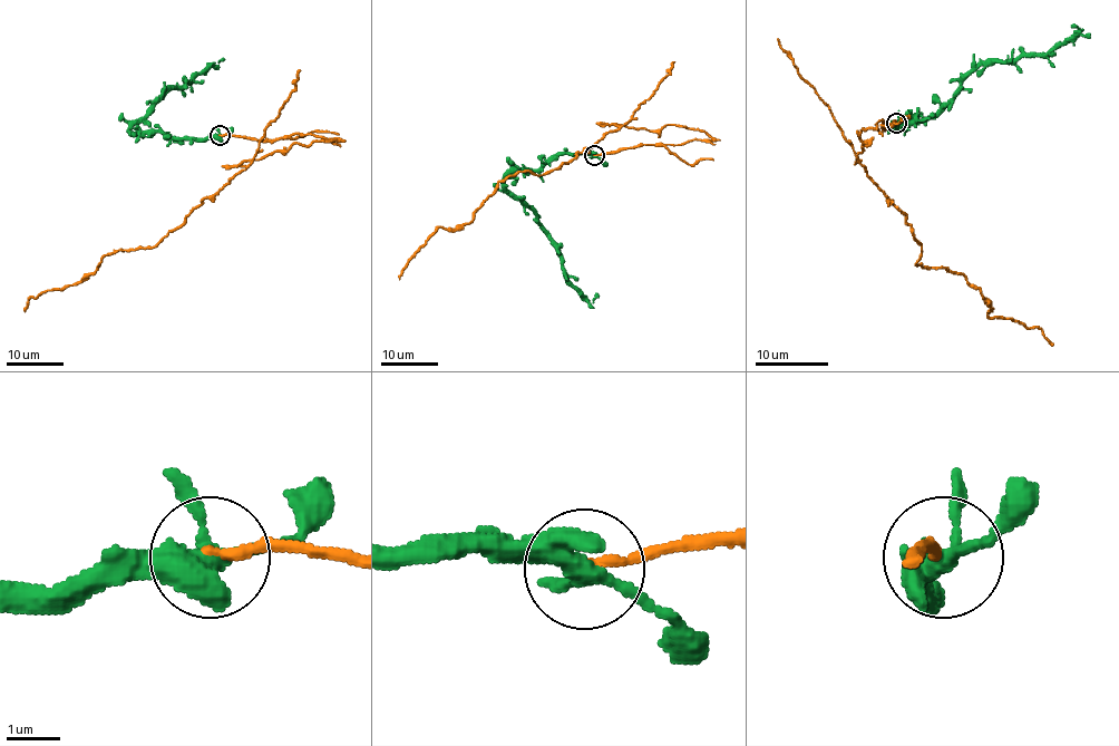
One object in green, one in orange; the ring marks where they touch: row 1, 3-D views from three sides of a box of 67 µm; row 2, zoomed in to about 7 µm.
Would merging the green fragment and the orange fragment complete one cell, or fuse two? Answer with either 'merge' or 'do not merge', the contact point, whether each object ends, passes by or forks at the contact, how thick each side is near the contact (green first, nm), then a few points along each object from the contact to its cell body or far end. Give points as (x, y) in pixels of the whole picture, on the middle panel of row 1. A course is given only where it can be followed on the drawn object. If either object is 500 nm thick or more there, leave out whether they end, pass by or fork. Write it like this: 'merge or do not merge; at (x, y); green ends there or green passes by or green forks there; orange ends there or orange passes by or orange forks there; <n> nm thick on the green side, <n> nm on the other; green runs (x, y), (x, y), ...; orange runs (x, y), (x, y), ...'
do not merge; at (594, 155); green forks there; orange ends there; 380 nm thick on the green side, 190 nm on the other; green runs (594, 155), (555, 154), (536, 170), (511, 170), (505, 186), (550, 234), (564, 275), (590, 300), (596, 293); orange runs (595, 155), (711, 138), (625, 124), (542, 175), (518, 171), (469, 223), (439, 226), (399, 279)

